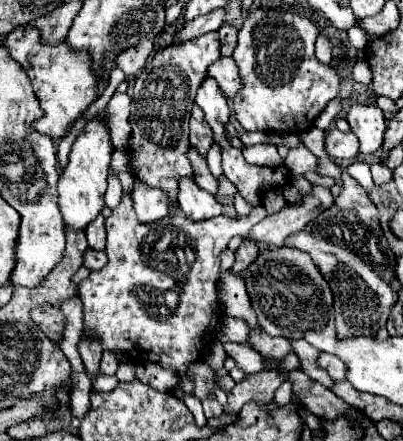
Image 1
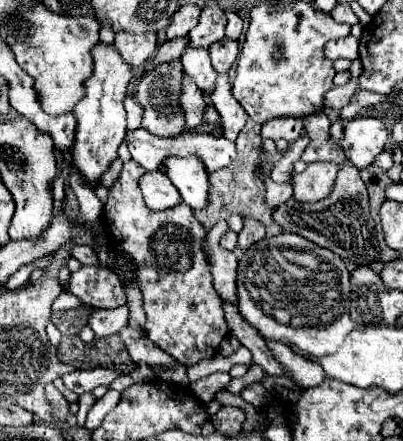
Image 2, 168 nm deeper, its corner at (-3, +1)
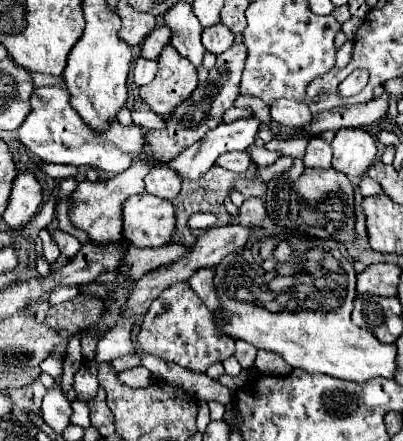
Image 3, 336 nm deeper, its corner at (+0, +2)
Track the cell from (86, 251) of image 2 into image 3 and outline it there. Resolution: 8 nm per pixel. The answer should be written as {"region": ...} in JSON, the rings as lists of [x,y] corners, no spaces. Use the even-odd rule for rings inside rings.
{"region":[[[56,230],[56,232],[52,234],[52,238],[56,240],[60,252],[62,252],[66,258],[74,258],[74,256],[80,252],[80,248],[82,248],[82,244],[80,244],[74,236],[70,236],[70,234],[62,232],[62,230]]]}

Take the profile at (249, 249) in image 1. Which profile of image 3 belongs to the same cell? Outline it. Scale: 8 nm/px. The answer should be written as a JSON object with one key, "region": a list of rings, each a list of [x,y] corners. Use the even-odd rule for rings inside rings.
{"region":[[[246,198],[238,212],[238,222],[246,226],[260,226],[266,220],[266,208],[260,198]]]}

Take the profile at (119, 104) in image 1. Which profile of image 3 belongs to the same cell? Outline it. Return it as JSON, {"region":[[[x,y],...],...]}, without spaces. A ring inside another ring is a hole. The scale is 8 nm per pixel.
{"region":[[[242,150],[242,152],[226,152],[224,156],[218,156],[218,160],[216,160],[218,166],[222,166],[222,168],[226,168],[230,172],[236,172],[236,174],[244,174],[248,170],[250,162],[252,160],[250,160],[246,150]]]}

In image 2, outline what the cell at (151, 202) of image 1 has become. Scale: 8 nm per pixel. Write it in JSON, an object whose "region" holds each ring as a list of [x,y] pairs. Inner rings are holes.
{"region":[[[147,171],[139,179],[139,187],[143,191],[145,205],[151,211],[163,211],[181,203],[179,191],[175,189],[175,185],[171,185],[171,179],[161,171]]]}

